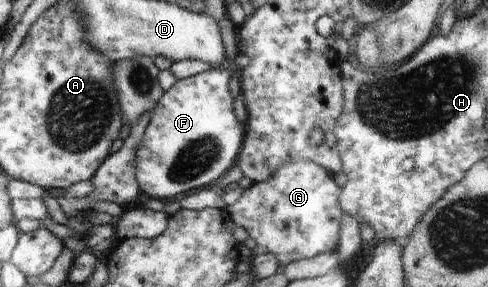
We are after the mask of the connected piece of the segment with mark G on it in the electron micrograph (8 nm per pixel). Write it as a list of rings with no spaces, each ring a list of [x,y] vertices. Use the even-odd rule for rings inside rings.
[[[299,159],[282,164],[268,181],[253,183],[239,200],[225,206],[225,211],[231,215],[233,223],[249,233],[253,256],[272,252],[279,264],[288,265],[293,261],[313,258],[338,246],[340,218],[343,214],[339,201],[341,189],[335,183],[334,175],[316,164]]]

